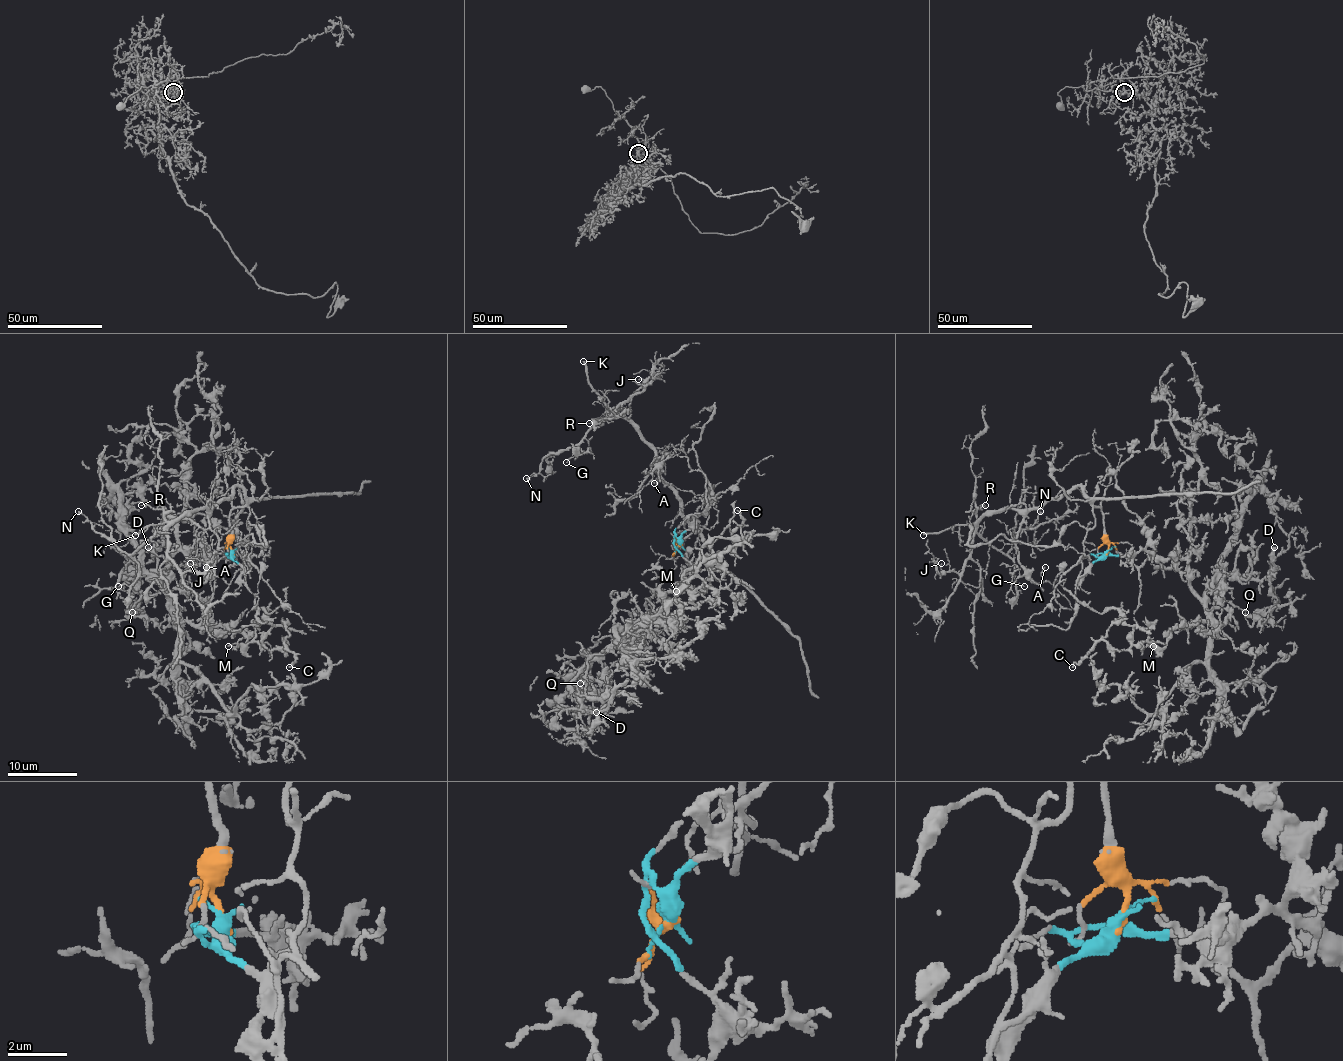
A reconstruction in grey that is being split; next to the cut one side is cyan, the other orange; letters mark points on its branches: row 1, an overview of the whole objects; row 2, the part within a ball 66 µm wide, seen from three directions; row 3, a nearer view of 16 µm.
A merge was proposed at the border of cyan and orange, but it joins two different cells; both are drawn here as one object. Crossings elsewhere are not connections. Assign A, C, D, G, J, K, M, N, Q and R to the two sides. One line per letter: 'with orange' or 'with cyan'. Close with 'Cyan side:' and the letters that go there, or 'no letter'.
A: with orange
C: with cyan
D: with cyan
G: with orange
J: with orange
K: with orange
M: with cyan
N: with orange
Q: with cyan
R: with orange
Cyan side: C, D, M, Q

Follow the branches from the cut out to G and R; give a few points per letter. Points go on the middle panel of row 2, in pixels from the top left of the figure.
G: (680, 545), (694, 524), (656, 451), (625, 418), (609, 415), (586, 434), (586, 451), (566, 462)
R: (680, 545), (677, 542), (694, 530), (694, 524), (661, 476), (656, 451), (625, 418), (611, 415), (588, 423)

